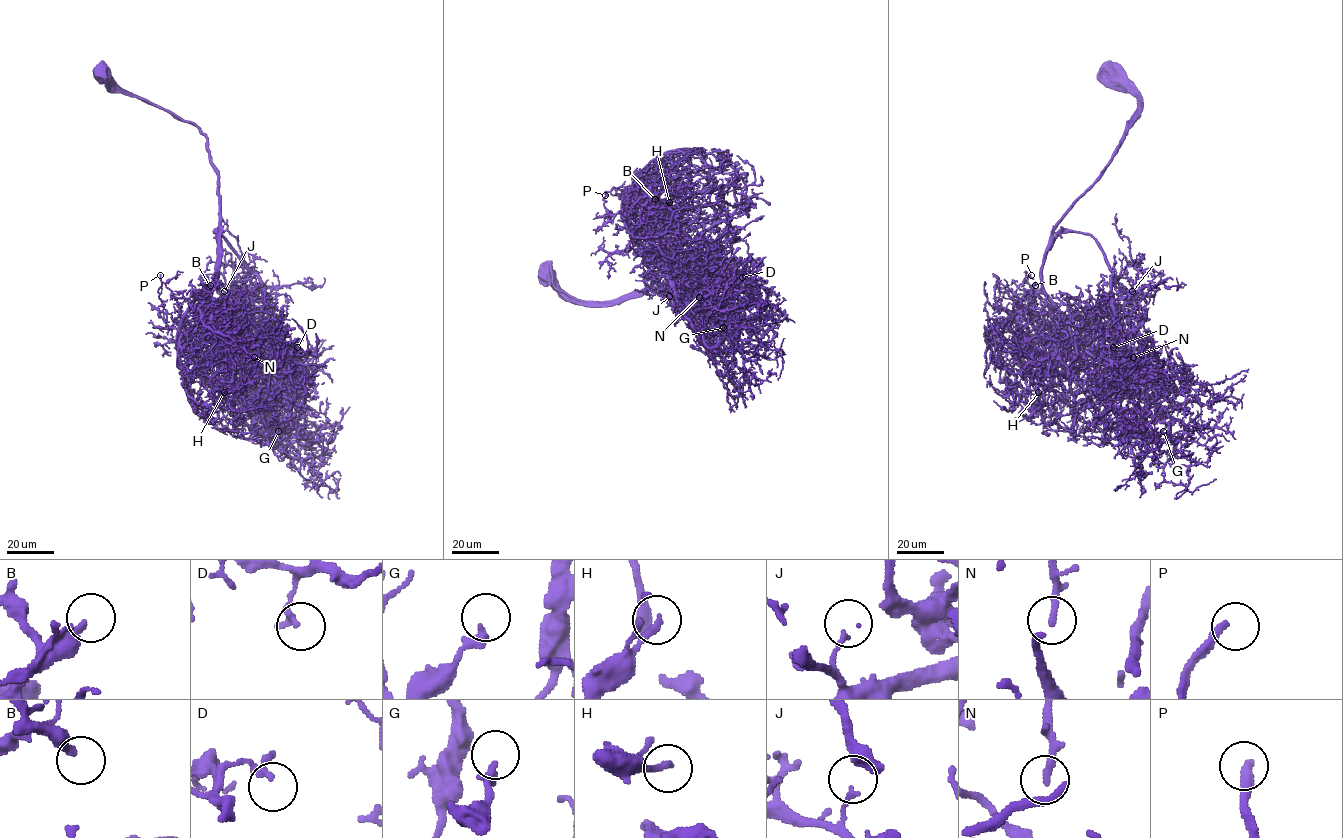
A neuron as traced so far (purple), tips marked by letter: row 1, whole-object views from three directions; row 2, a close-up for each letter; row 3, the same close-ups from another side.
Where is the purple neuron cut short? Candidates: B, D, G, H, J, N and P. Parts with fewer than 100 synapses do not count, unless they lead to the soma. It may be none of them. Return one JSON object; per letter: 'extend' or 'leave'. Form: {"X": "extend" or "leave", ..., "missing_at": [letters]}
{"B": "extend", "D": "leave", "G": "leave", "H": "leave", "J": "leave", "N": "leave", "P": "extend", "missing_at": ["B", "P"]}

